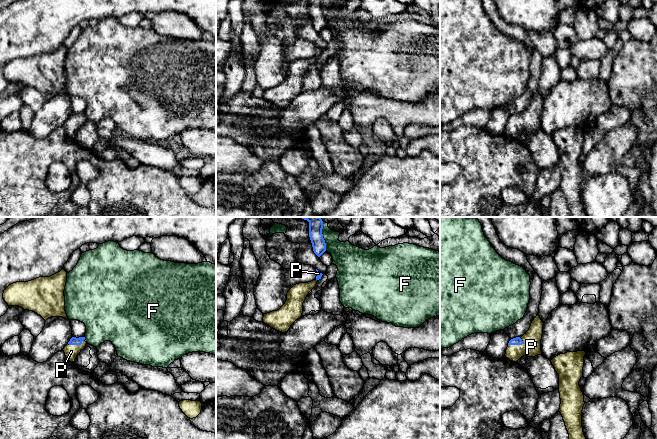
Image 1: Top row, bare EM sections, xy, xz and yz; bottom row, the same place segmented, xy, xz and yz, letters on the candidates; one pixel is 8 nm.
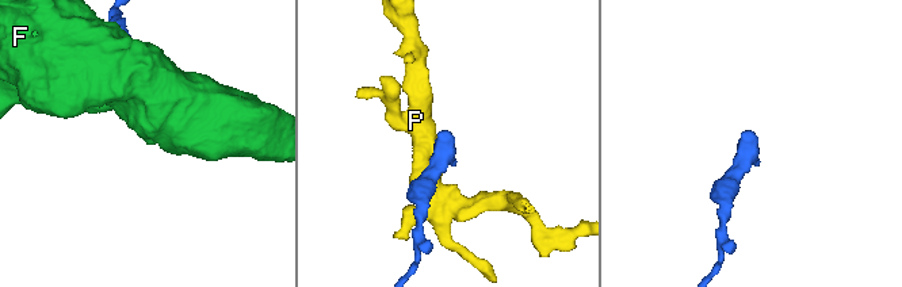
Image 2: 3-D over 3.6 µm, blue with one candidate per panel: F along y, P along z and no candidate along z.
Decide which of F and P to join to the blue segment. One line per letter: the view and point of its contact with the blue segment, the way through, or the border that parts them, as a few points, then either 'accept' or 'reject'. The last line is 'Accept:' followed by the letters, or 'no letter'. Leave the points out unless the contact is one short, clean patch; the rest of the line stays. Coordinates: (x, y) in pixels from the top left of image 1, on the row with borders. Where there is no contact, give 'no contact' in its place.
F: contact xz (322, 236); reject
P: contact yz (516, 344); way yz (515, 341), (516, 344), (531, 347); accept
Accept: P

